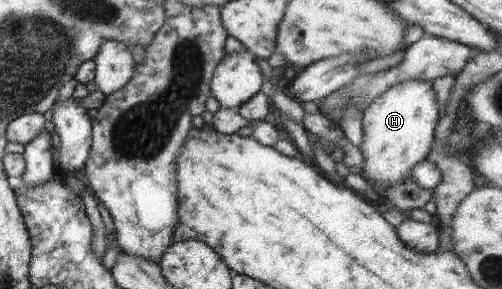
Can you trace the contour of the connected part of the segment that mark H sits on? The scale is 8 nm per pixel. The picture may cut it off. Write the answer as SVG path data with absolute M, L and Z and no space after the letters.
M406 81L370 102L361 116L365 137L359 149L365 163L361 168L364 179L377 195L382 195L379 193L381 191L386 193L390 185L406 183L412 177L412 169L427 160L439 119L436 93L429 81Z

